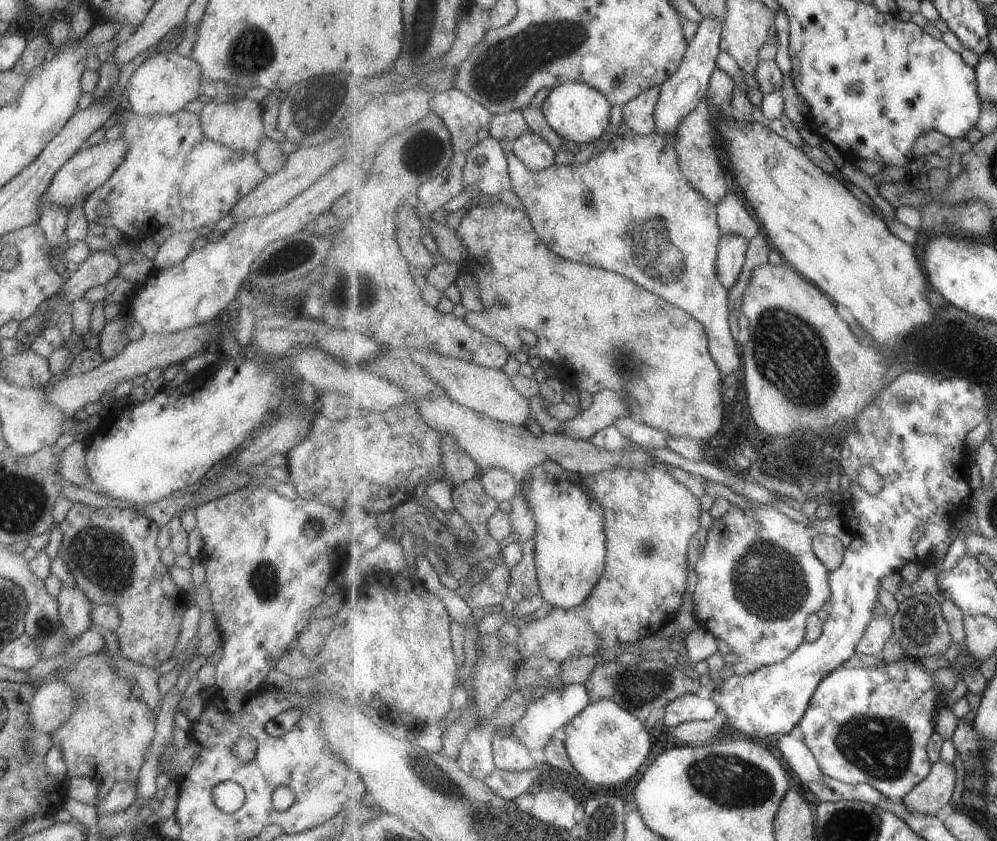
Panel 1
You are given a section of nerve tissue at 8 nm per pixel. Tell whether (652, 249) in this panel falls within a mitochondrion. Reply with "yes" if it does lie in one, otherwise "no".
yes

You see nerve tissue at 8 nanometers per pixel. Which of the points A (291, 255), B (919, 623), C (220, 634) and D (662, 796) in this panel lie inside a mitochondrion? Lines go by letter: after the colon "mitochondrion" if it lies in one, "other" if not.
A: mitochondrion
B: mitochondrion
C: other
D: other

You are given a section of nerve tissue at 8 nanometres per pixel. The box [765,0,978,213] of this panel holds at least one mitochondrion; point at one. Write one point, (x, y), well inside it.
(853, 88)

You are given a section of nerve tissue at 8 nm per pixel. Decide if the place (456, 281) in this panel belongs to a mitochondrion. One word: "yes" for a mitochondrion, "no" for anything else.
no

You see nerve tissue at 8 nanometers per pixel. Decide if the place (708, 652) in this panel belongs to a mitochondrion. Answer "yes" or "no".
no

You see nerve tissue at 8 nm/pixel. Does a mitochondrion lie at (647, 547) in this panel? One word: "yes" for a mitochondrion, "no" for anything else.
yes

